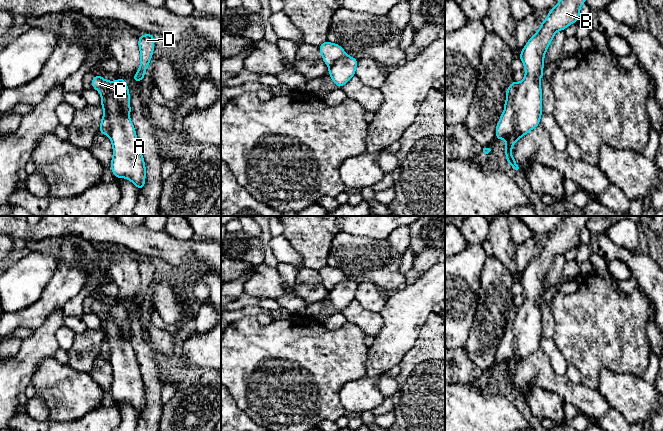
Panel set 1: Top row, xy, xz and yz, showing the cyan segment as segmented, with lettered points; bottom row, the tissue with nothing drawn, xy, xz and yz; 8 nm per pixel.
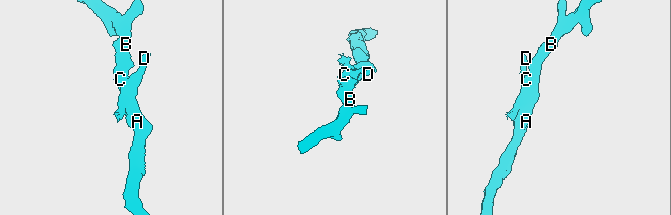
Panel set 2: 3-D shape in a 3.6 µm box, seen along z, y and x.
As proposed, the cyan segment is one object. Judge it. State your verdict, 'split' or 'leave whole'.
split

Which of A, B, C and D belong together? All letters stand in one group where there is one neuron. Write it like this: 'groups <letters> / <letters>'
groups A B / C D

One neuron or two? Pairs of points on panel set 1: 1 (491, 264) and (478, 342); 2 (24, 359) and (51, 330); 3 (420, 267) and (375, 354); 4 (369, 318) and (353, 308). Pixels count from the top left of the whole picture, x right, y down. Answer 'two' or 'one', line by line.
1: one
2: one
3: two
4: one

